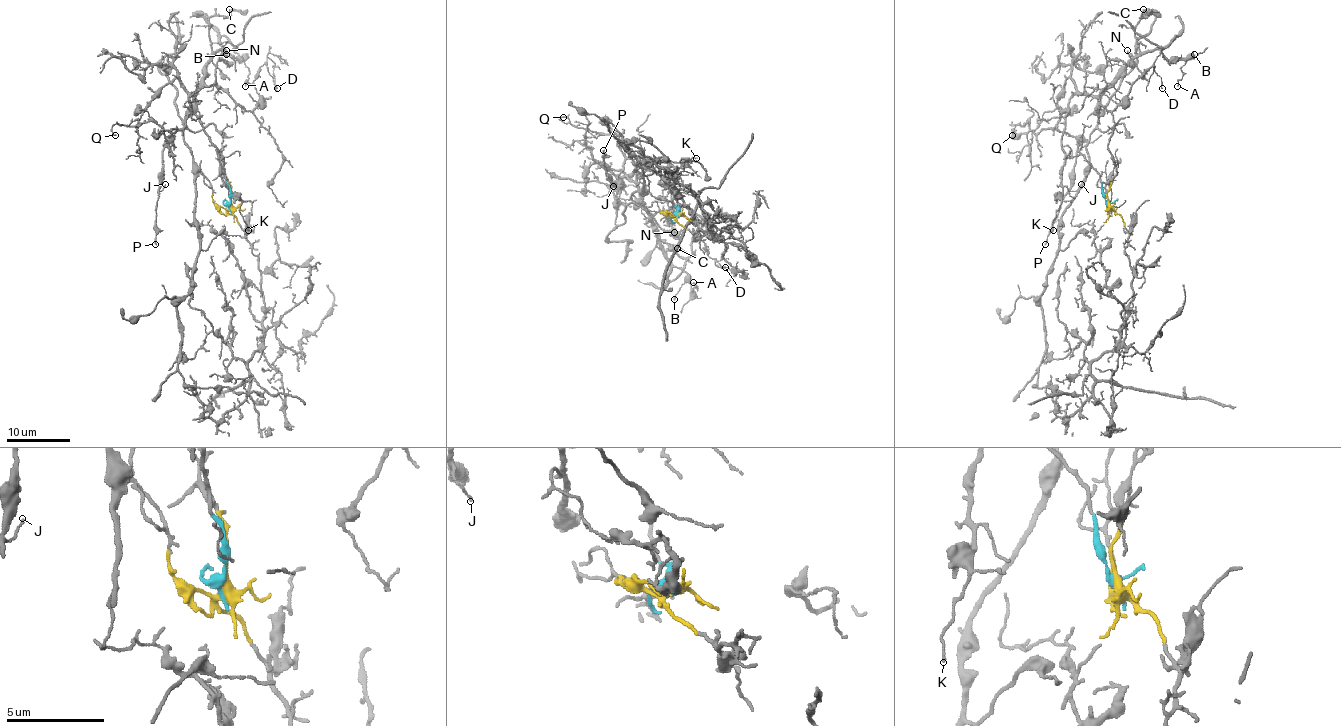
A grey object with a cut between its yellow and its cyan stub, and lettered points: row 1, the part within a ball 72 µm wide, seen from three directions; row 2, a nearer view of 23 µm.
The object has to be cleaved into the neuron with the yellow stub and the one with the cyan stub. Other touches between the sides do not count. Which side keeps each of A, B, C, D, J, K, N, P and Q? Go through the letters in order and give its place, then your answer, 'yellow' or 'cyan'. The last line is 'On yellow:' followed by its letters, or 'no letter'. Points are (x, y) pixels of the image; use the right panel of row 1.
A: at (1177, 86); cyan
B: at (1194, 54); cyan
C: at (1143, 9); cyan
D: at (1162, 88); cyan
J: at (1081, 184); cyan
K: at (1053, 230); cyan
N: at (1127, 50); cyan
P: at (1045, 244); cyan
Q: at (1012, 135); cyan
On yellow: no letter

